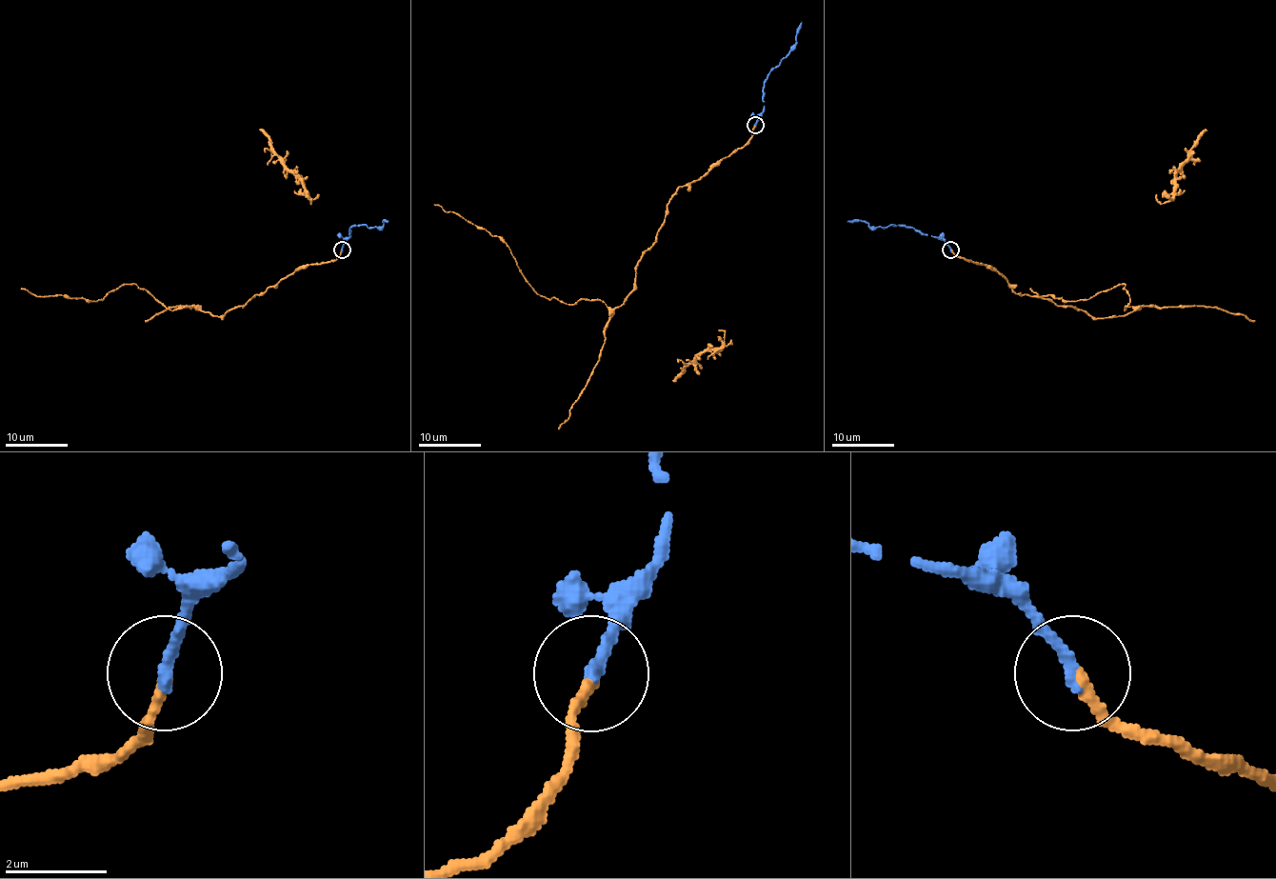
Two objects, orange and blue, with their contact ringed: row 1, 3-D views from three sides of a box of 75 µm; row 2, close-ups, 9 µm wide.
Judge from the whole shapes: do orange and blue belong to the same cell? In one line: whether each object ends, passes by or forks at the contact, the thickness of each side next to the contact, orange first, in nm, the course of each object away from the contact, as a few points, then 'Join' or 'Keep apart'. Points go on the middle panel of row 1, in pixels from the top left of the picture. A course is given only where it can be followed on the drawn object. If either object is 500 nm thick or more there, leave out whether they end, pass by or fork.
At the ring orange ends. At the ring blue ends. Thickness 220 nm (orange) against 240 nm. Course of orange: (755, 125), (746, 143), (676, 191), (618, 307), (546, 299), (505, 243), (433, 204). Course of blue: (755, 125), (762, 115), (766, 76), (789, 51), (797, 27), (802, 22). Join

